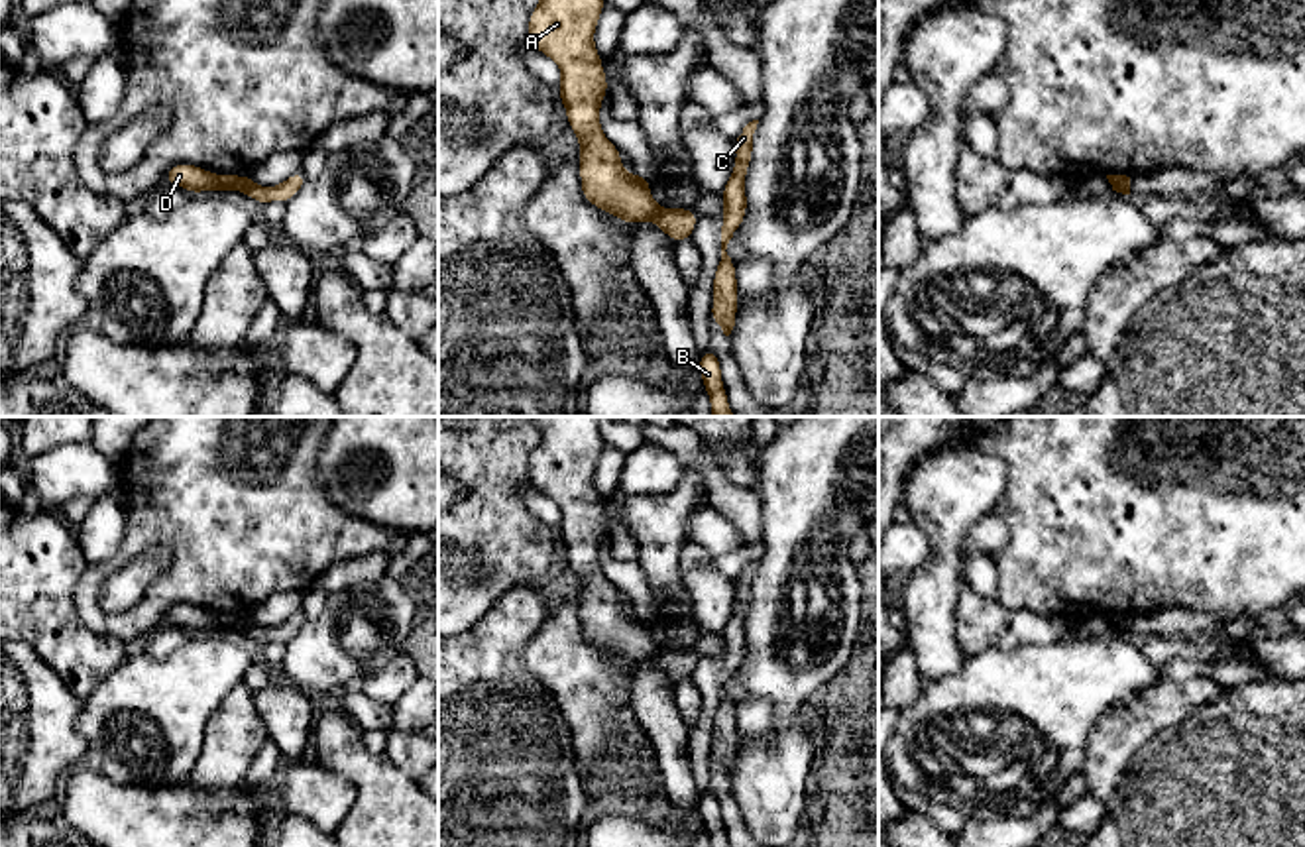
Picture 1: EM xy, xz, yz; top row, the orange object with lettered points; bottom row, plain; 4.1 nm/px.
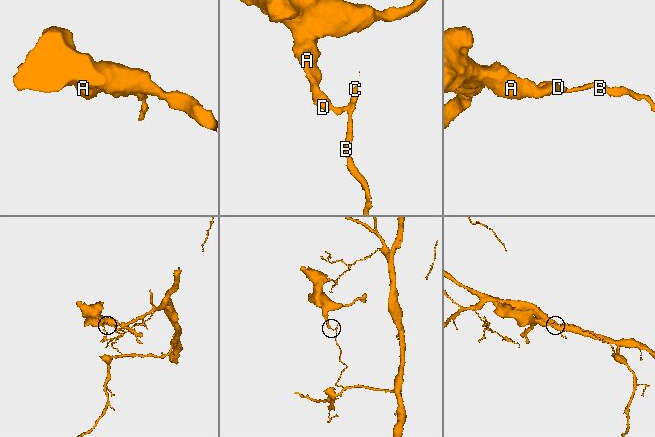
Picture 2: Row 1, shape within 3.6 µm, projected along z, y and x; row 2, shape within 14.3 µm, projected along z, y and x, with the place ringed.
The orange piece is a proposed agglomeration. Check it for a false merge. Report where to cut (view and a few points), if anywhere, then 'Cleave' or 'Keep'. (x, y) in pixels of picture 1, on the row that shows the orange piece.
Split along xy (219, 175), (215, 187). Cleave

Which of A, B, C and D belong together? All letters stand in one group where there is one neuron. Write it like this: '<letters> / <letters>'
A D / B C

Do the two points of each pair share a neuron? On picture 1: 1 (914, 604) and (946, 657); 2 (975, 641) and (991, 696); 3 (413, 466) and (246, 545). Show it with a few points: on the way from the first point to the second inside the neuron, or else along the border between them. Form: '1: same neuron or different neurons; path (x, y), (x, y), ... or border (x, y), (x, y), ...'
1: same neuron; path (928, 618), (934, 643)
2: different neurons; border (1024, 645), (1011, 649), (987, 647), (967, 657)
3: different neurons; border (317, 460), (317, 480), (327, 496), (376, 525)

